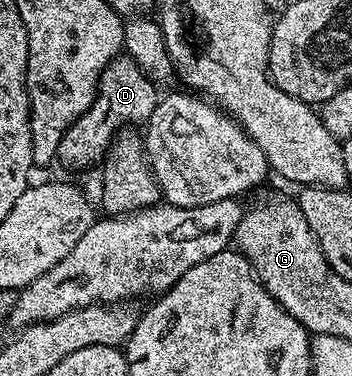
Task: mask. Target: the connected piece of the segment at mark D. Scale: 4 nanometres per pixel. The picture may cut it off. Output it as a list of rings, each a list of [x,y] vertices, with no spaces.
[[[124,53],[118,55],[109,62],[107,69],[103,69],[97,86],[97,96],[87,109],[87,113],[80,115],[67,129],[67,133],[63,133],[57,146],[56,162],[62,163],[65,167],[89,167],[92,163],[100,164],[118,131],[149,122],[151,113],[155,113],[157,108],[157,87],[158,84],[149,79],[147,73],[143,73],[143,69],[139,69],[139,65],[135,65],[133,59]]]

